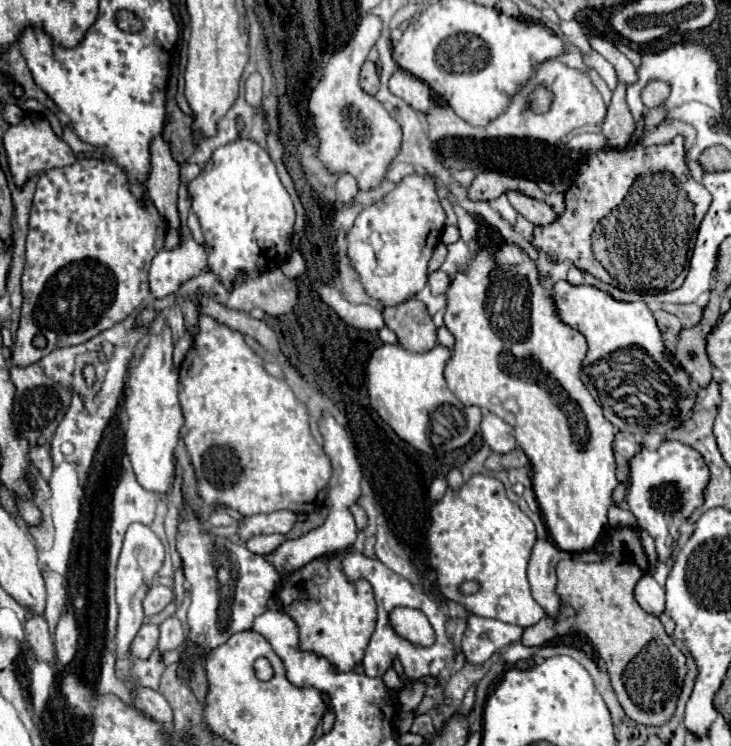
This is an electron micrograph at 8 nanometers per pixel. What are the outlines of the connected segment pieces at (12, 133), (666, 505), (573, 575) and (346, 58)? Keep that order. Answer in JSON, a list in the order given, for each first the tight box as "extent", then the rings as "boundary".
[{"extent":[4,112,76,186],"boundary":[[[26,112],[24,120],[18,126],[10,126],[10,130],[4,134],[4,148],[8,154],[10,172],[14,176],[16,186],[22,186],[32,174],[42,174],[54,166],[68,166],[76,160],[66,142],[52,132],[48,120],[40,114],[30,112]]]},{"extent":[626,440,710,562],"boundary":[[[664,440],[658,450],[642,446],[632,458],[626,482],[626,502],[636,516],[638,528],[654,538],[660,562],[670,558],[672,548],[680,538],[680,526],[702,506],[702,488],[706,488],[706,480],[710,480],[710,470],[702,456],[676,440]]]},{"extent":[520,528,688,726],"boundary":[[[612,528],[606,542],[598,544],[596,552],[602,560],[586,564],[560,560],[556,566],[556,592],[562,604],[572,606],[576,614],[570,618],[540,620],[524,630],[520,642],[524,646],[542,646],[556,636],[566,636],[570,632],[584,634],[596,654],[606,662],[612,688],[626,716],[642,726],[664,726],[676,712],[688,666],[686,656],[664,632],[662,622],[644,612],[634,600],[634,586],[648,572],[648,558],[638,528]]]},{"extent":[308,16,402,190],"boundary":[[[378,16],[362,18],[354,38],[340,52],[325,53],[317,69],[321,75],[318,86],[308,98],[308,114],[320,140],[316,158],[334,176],[352,174],[358,182],[358,190],[378,188],[402,146],[400,124],[374,96],[366,94],[358,84],[360,68],[368,56],[370,46],[378,40],[380,30],[382,22]]]}]

